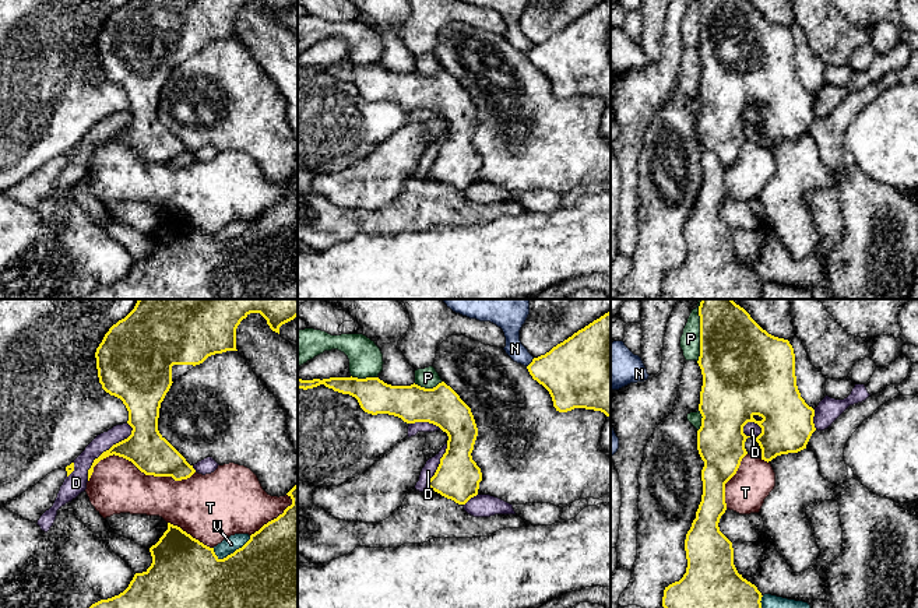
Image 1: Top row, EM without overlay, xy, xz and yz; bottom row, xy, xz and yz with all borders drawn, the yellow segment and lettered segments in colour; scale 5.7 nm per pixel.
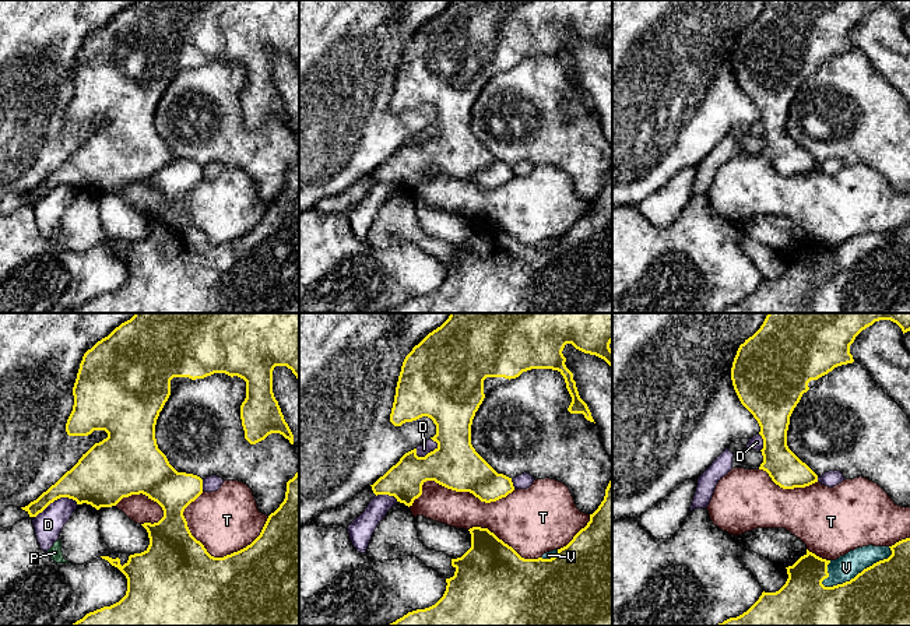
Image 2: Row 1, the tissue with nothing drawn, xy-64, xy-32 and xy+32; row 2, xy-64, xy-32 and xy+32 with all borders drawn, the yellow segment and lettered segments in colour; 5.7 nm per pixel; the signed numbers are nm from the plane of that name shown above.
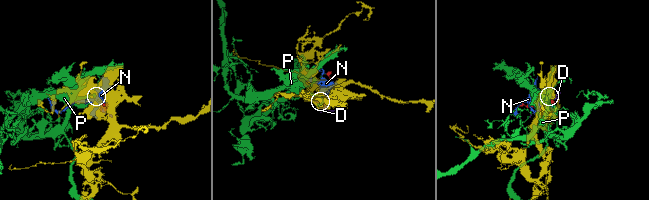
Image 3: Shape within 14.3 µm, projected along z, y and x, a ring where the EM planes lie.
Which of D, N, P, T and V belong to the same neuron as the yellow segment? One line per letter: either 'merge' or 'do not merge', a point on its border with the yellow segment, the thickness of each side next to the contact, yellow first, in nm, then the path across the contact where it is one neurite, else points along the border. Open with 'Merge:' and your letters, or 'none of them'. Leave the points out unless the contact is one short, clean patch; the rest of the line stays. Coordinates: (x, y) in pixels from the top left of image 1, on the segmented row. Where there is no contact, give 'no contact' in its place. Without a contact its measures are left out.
Merge: D
D: merge; contact xy (109, 449); calibres 240 and 110 nm
N: do not merge; contact xz (531, 362); calibres 360 and 120 nm
P: do not merge; contact yz (700, 330); calibres 420 and 110 nm
T: do not merge; contact xy (137, 467); calibres 240 and 320 nm
V: do not merge; contact xy (234, 552); calibres 440 and 90 nm

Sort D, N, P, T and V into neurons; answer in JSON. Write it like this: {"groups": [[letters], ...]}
{"groups": [["D"], ["N"], ["P"], ["T", "V"]]}

